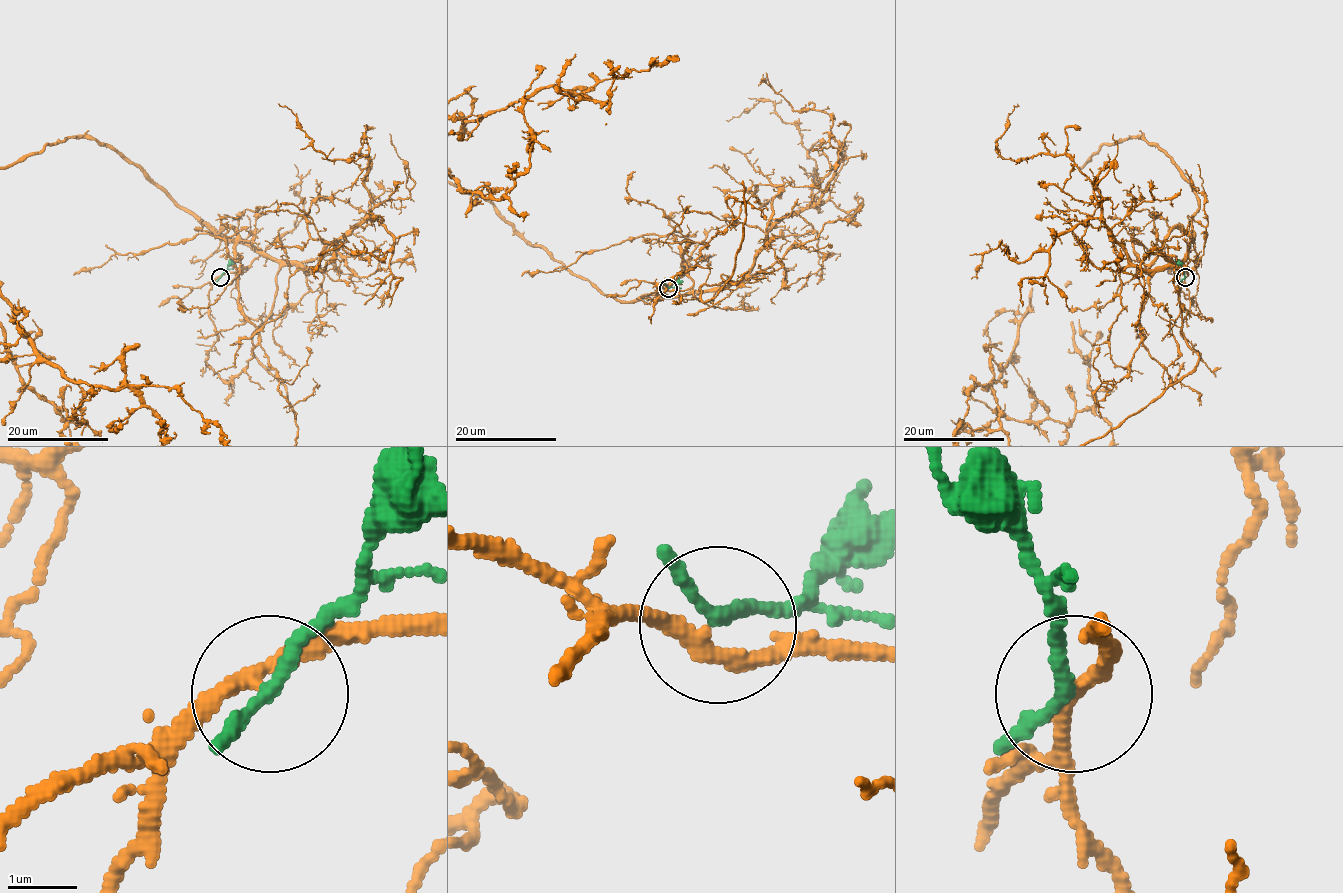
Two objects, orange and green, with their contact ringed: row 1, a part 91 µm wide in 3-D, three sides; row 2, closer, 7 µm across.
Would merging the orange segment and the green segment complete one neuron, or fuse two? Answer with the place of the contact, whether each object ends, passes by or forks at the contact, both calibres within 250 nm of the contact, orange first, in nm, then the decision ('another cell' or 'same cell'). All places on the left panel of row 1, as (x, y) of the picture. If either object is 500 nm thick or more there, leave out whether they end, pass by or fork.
place (220, 277); orange passes by; green passes by; calibres 200 and 170 nm; another cell

